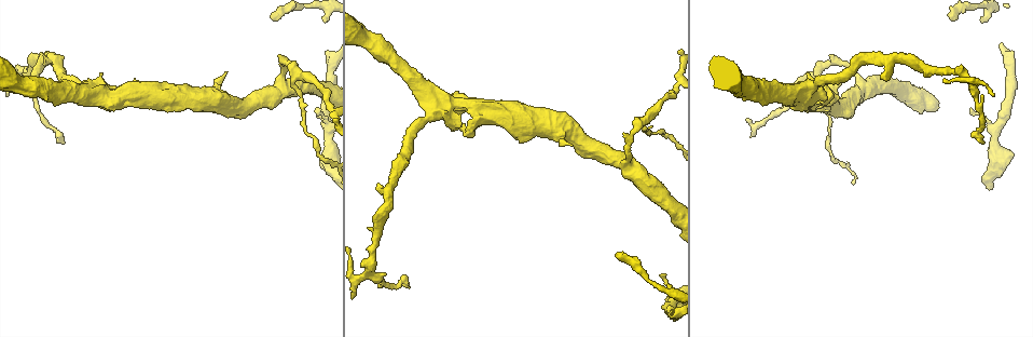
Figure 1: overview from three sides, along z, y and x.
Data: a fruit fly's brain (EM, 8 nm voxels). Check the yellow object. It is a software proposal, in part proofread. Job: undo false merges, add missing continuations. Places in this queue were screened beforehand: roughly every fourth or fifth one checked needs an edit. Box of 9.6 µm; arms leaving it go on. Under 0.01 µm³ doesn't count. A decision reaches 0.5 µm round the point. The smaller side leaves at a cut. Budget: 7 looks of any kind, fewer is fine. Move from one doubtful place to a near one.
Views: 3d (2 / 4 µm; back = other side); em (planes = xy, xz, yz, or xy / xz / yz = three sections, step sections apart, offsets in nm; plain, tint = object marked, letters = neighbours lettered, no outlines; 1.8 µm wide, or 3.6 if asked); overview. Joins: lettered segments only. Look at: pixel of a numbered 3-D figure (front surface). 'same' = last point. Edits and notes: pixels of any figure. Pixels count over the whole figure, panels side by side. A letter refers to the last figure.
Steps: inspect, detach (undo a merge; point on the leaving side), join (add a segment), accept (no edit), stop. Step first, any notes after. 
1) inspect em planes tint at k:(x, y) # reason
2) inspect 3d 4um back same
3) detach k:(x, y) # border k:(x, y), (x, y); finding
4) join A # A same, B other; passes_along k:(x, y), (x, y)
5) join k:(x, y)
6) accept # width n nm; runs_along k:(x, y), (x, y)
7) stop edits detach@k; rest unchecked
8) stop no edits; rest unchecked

inspect 3d 2um at 1:(270, 16) # an open end

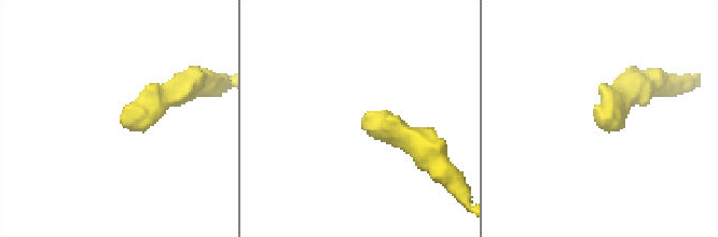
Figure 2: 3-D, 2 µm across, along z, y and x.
inspect em planes tint at 2:(362, 117)

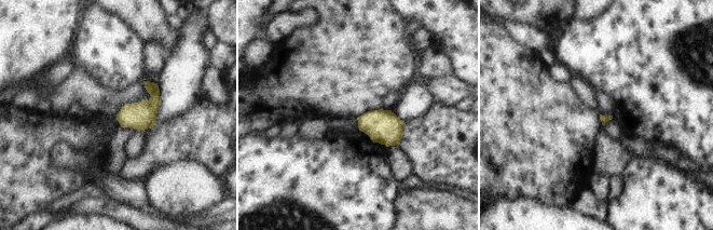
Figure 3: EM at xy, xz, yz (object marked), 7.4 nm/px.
inspect em planes letters same

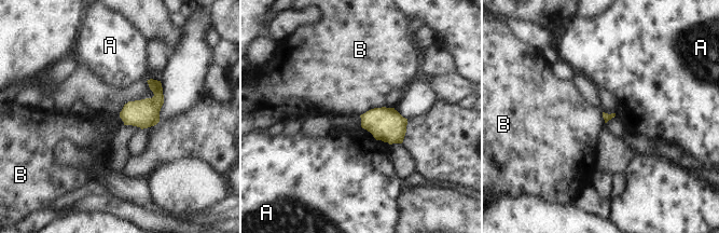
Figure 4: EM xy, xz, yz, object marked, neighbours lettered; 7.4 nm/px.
accept # longest_contact A 260 nm; A other, B other; none of them fits

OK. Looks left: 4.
inspect 3d 4um at 1:(667, 287) # an open end

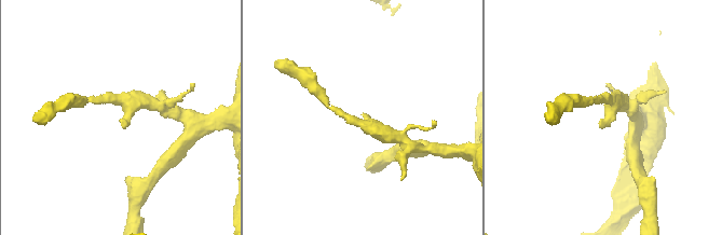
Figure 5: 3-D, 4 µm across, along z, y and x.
inspect em xz step 4 letters at 5:(601, 128) # need the tissue

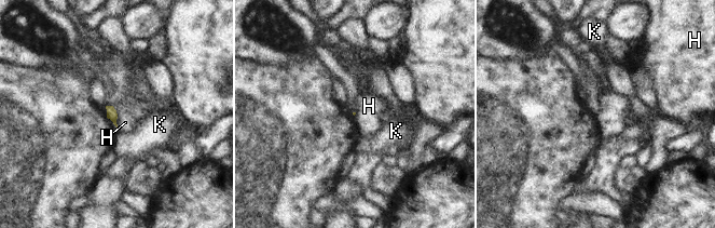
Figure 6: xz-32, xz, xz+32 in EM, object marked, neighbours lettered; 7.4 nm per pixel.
accept # H other, K other; no lettered segment goes on from it

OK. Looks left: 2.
inspect 3d 2um at 1:(367, 269) # sharp bend

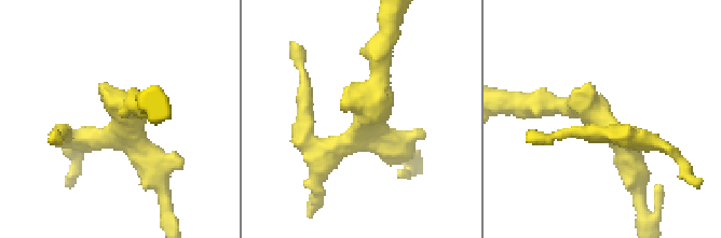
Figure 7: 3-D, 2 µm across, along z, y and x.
inspect em yz step 8 letters at 7:(367, 124)

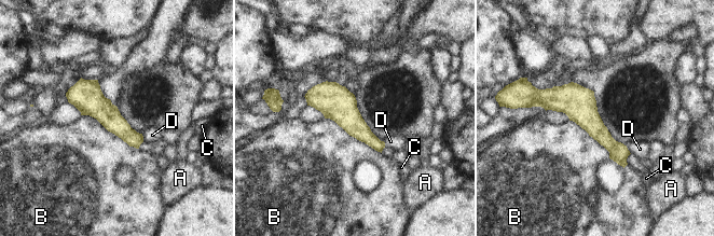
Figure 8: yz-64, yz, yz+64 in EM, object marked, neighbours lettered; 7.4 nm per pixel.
accept # width 180 nm; A other, B other, C other, D other; border 8:(82, 114), (95, 118), (138, 149); all the same neuron

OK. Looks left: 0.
stop no edits; rest unchecked

